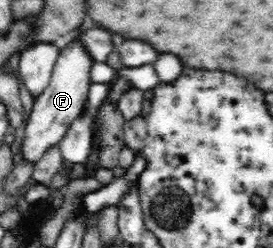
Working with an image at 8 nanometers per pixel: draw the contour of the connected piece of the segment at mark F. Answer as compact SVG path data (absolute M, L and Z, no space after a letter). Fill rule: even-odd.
M78 35L66 46L59 49L58 58L53 66L50 84L35 98L33 110L30 112L24 131L20 131L23 160L38 162L42 154L64 138L74 120L84 112L88 100L89 88L93 83L90 79L90 70L95 63L89 52L85 50Z

